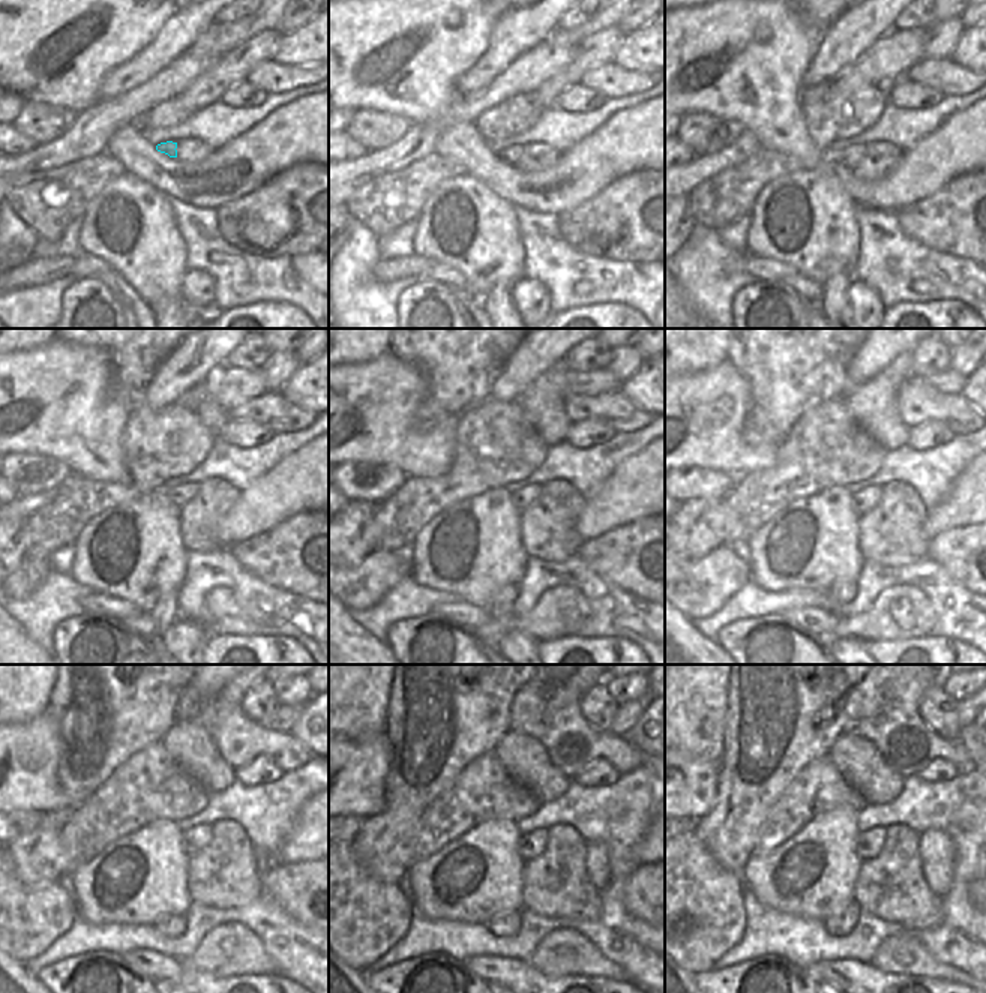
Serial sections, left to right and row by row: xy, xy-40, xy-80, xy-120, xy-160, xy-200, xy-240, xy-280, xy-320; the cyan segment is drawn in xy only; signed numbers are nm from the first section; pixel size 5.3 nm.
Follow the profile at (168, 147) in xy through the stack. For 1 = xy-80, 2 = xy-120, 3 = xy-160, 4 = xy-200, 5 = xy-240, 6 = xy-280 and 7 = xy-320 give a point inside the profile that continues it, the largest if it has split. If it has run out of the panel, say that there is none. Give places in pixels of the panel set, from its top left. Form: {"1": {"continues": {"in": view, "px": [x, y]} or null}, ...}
{"1": {"continues": {"in": "xy-80", "px": [850, 156]}}, "2": {"continues": {"in": "xy-120", "px": [182, 494]}}, "3": {"continues": {"in": "xy-160", "px": [523, 498]}}, "4": {"continues": {"in": "xy-200", "px": [863, 501]}}, "5": {"continues": {"in": "xy-240", "px": [195, 839]}}, "6": {"continues": {"in": "xy-280", "px": [533, 843]}}, "7": {"continues": {"in": "xy-320", "px": [869, 843]}}}

